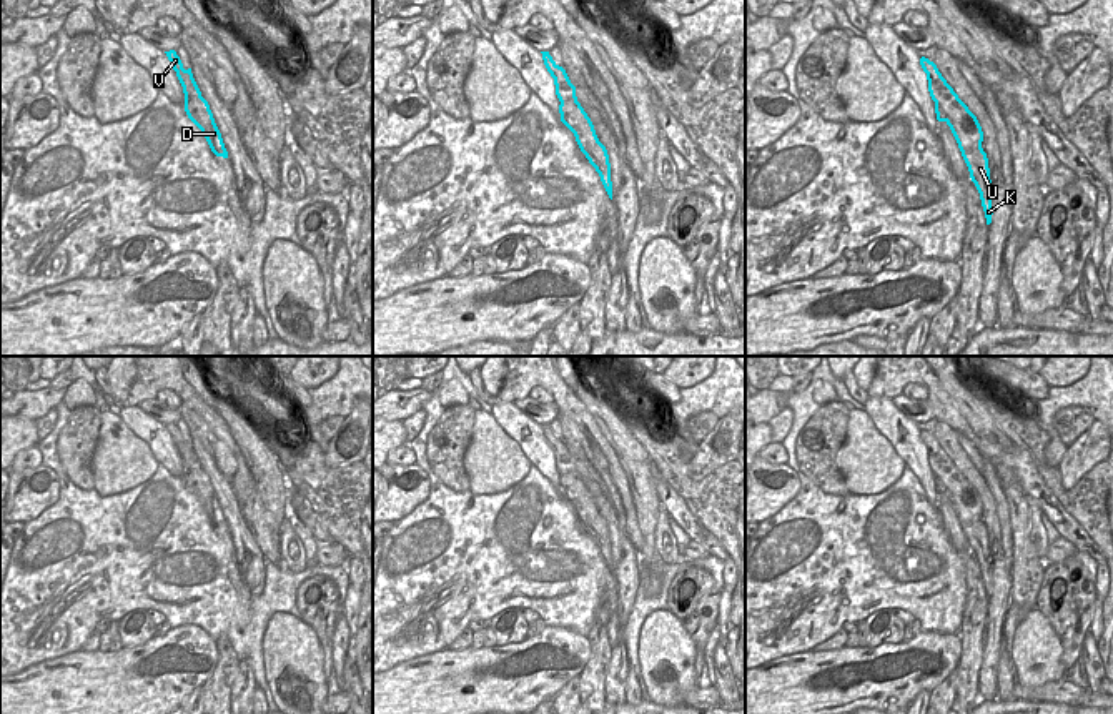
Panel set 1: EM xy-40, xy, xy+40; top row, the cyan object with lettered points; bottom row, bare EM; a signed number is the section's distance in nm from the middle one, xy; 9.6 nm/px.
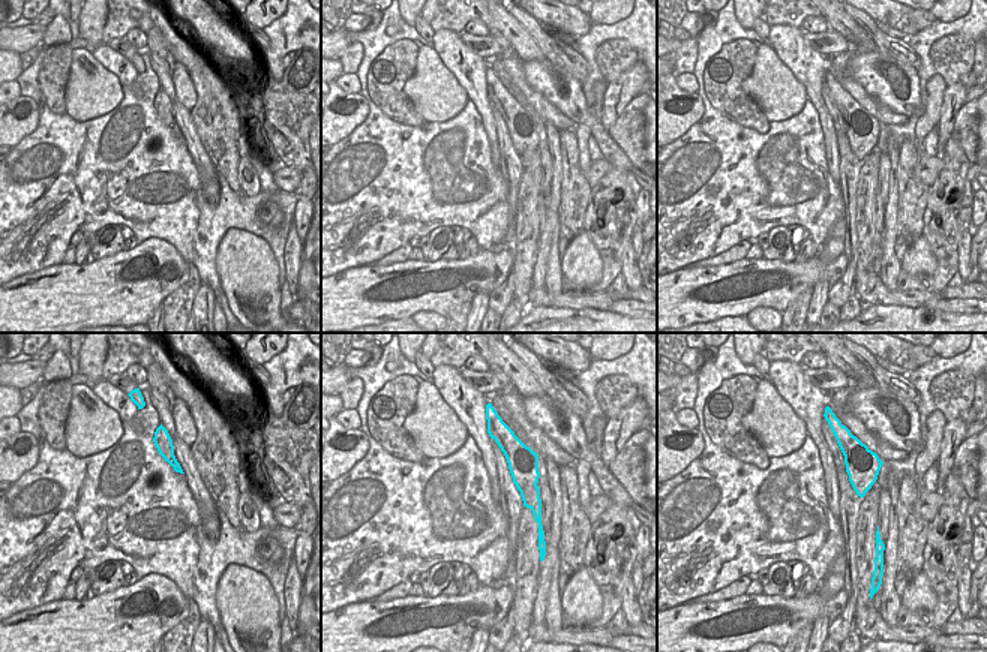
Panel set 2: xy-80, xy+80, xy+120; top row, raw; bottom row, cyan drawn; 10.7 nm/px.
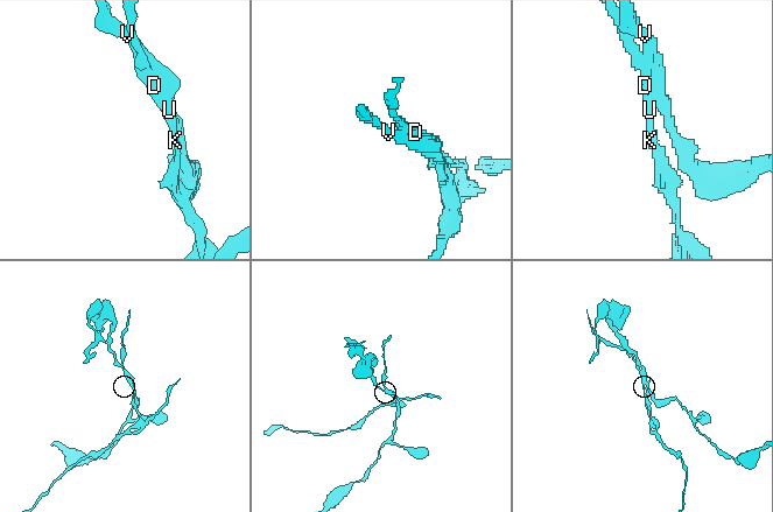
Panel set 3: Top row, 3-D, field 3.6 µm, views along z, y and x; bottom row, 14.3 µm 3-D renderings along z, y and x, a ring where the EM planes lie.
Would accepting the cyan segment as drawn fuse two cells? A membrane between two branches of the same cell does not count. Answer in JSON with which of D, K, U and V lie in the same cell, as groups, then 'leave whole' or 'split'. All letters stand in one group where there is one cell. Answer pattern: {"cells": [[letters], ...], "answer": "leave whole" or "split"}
{"cells": [["D", "K", "U"], ["V"]], "answer": "split"}

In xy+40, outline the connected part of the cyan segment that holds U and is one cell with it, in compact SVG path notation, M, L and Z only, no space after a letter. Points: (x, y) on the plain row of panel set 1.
M983 521L960 523L960 524L968 539L970 551L980 566L987 597L990 597L993 583L992 583L992 553L987 526L983 524Z

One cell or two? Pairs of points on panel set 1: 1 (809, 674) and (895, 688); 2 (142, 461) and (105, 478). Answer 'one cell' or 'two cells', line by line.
1: one cell
2: one cell

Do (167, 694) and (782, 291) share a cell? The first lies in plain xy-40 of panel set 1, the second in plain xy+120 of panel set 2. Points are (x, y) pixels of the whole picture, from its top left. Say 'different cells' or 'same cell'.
same cell

